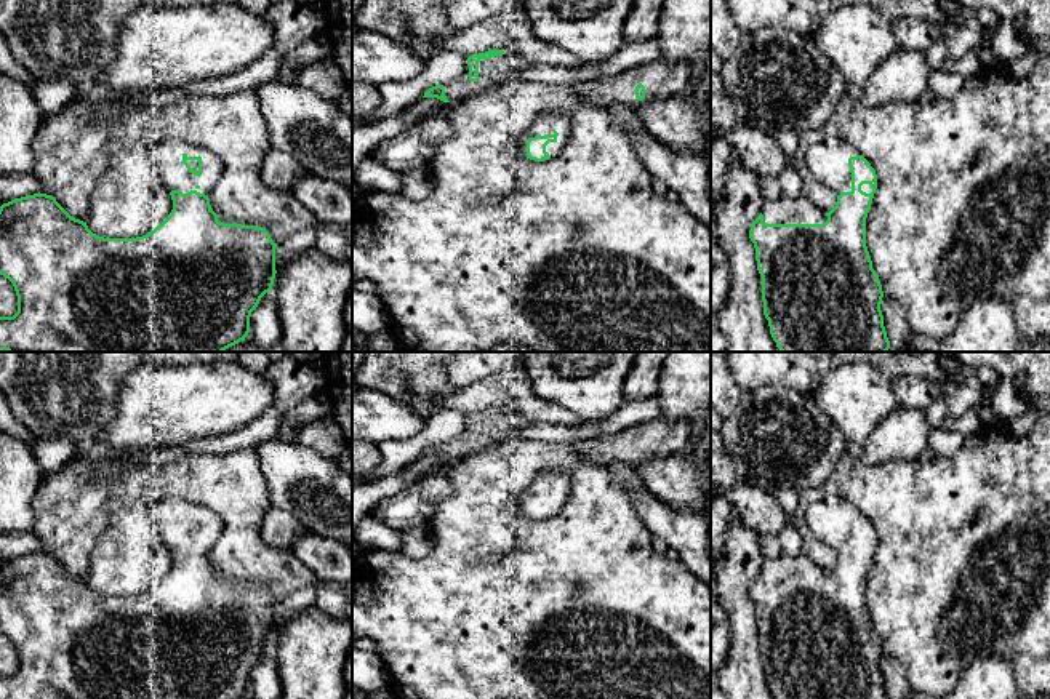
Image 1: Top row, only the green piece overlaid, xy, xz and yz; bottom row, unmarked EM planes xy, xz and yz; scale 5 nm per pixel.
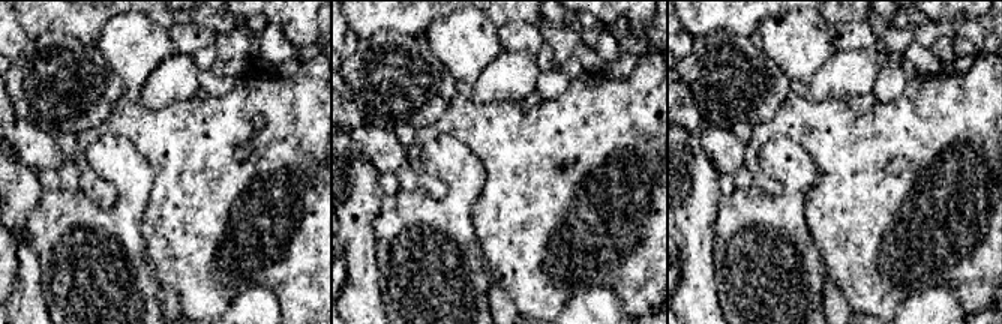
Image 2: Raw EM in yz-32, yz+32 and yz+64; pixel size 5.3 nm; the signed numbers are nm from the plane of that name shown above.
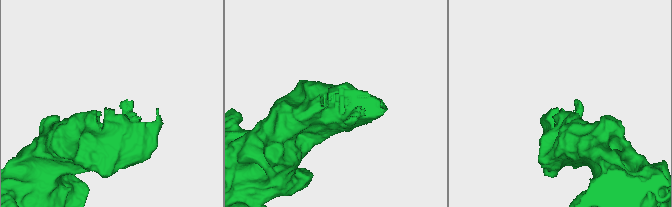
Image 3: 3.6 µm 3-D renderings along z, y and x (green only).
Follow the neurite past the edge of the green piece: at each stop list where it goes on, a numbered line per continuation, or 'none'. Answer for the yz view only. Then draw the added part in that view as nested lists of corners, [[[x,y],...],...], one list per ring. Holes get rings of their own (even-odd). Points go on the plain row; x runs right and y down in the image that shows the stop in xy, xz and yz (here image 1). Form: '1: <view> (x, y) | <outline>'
1: yz (828, 519) | [[[826,494],[807,509],[808,528],[816,537],[834,547],[837,553],[852,550],[848,517],[860,510],[837,494]]]
2: yz (786, 568) | [[[781,553],[762,566],[765,582],[824,582],[828,574],[808,555]]]

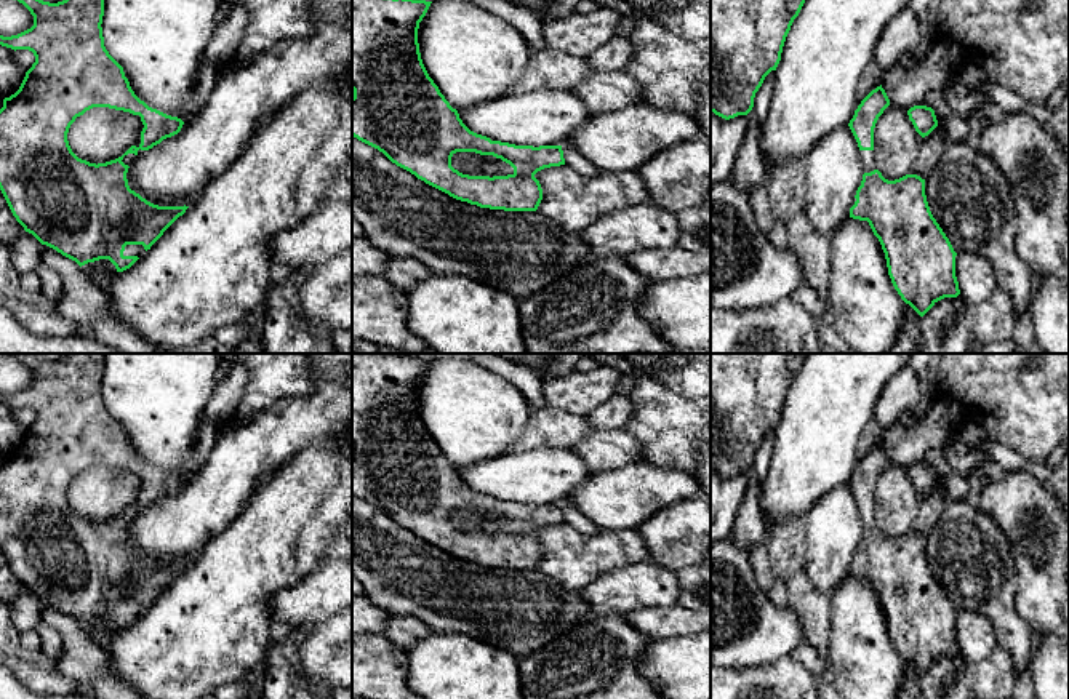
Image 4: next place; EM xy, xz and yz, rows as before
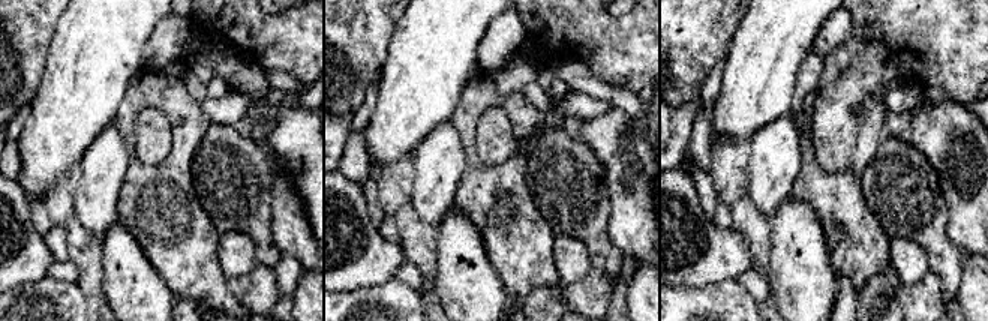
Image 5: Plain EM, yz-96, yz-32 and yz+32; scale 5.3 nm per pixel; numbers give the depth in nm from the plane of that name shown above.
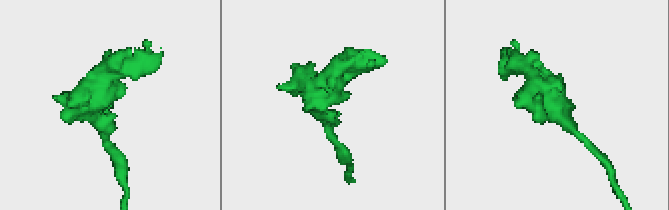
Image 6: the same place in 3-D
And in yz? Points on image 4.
1: yz (866, 515) | [[[859,509],[859,518],[863,521],[863,531],[871,531],[877,528],[874,509]]]

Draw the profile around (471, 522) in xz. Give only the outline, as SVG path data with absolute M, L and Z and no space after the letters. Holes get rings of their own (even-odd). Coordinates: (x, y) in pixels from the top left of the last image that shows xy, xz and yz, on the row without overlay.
M456 510L451 515L451 525L469 534L507 534L514 533L514 526L493 513L480 513L475 510Z

